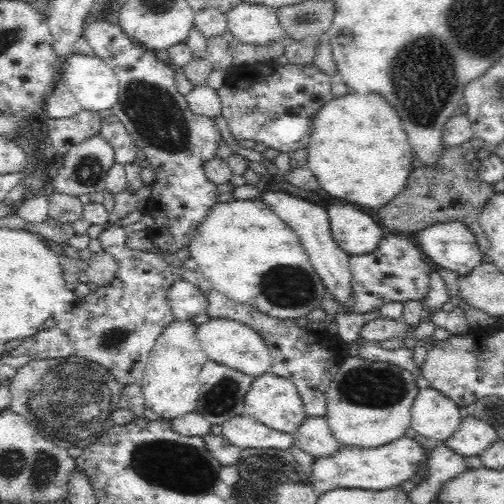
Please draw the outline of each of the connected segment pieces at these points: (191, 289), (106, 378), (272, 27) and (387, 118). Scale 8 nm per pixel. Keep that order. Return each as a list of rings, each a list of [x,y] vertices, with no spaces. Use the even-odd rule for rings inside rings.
[[[183,279],[170,287],[167,301],[175,320],[188,320],[206,313],[209,305],[206,295],[197,286]]]
[[[68,356],[33,360],[10,381],[10,408],[24,416],[40,436],[60,447],[85,447],[115,425],[112,412],[119,407],[122,389],[114,375],[88,359]]]
[[[242,1],[236,7],[233,7],[226,15],[227,30],[230,30],[235,43],[248,45],[270,45],[277,40],[283,41],[282,28],[277,20],[277,15],[272,7],[264,7],[262,4],[249,4]]]
[[[349,93],[327,102],[312,120],[307,150],[307,167],[312,171],[319,190],[356,207],[376,210],[386,206],[405,186],[413,173],[412,150],[400,118],[392,106],[376,93]]]

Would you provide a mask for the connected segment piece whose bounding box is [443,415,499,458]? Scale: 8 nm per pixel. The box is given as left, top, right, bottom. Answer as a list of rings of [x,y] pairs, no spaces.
[[[468,415],[461,420],[456,432],[443,442],[456,455],[465,458],[479,456],[498,438],[492,425]]]

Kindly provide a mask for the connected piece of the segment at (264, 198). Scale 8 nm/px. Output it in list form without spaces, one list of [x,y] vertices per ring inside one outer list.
[[[271,189],[260,194],[259,199],[270,208],[280,220],[286,224],[299,236],[299,241],[303,244],[305,251],[308,253],[312,267],[316,269],[318,276],[322,279],[326,287],[328,297],[332,296],[342,304],[339,311],[343,311],[343,305],[350,296],[350,255],[346,254],[333,239],[331,233],[331,224],[329,221],[328,211],[322,207],[322,204],[314,204],[308,198],[302,199],[286,191]]]

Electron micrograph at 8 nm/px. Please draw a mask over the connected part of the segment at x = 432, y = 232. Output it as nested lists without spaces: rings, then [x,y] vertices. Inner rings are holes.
[[[458,221],[429,226],[413,237],[435,270],[450,270],[458,280],[482,264],[483,254],[475,236]]]

